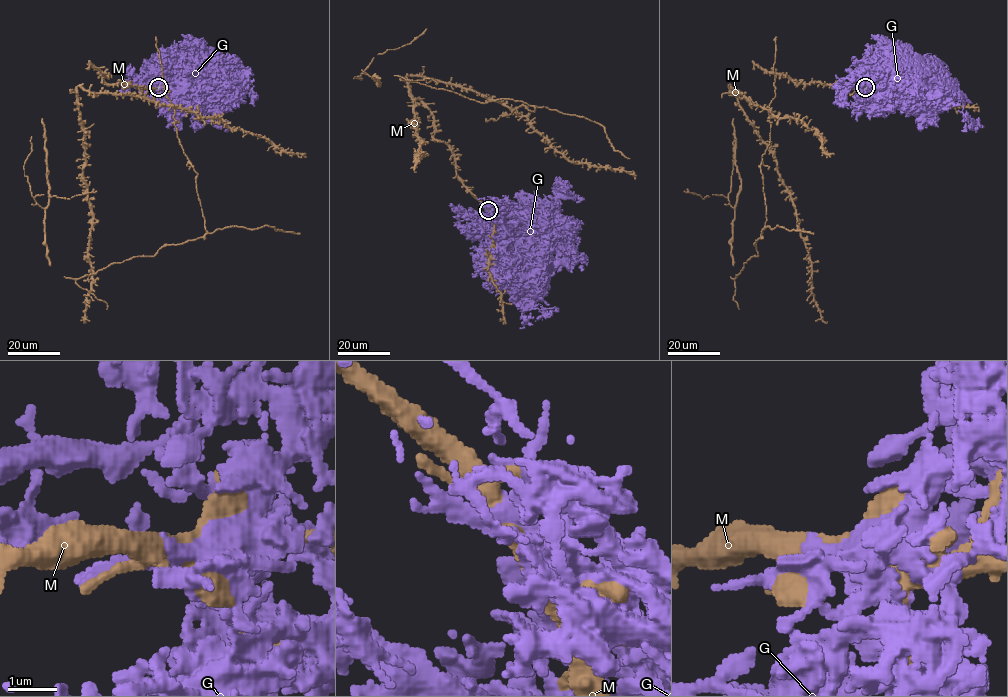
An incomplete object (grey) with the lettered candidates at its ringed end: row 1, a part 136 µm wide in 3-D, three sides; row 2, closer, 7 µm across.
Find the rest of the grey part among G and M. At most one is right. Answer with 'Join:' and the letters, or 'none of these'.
Join: M

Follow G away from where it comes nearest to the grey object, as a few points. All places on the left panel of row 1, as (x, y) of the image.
G: (158, 88), (173, 82), (195, 81), (201, 100), (195, 105), (214, 116), (204, 124), (195, 123), (190, 127)

